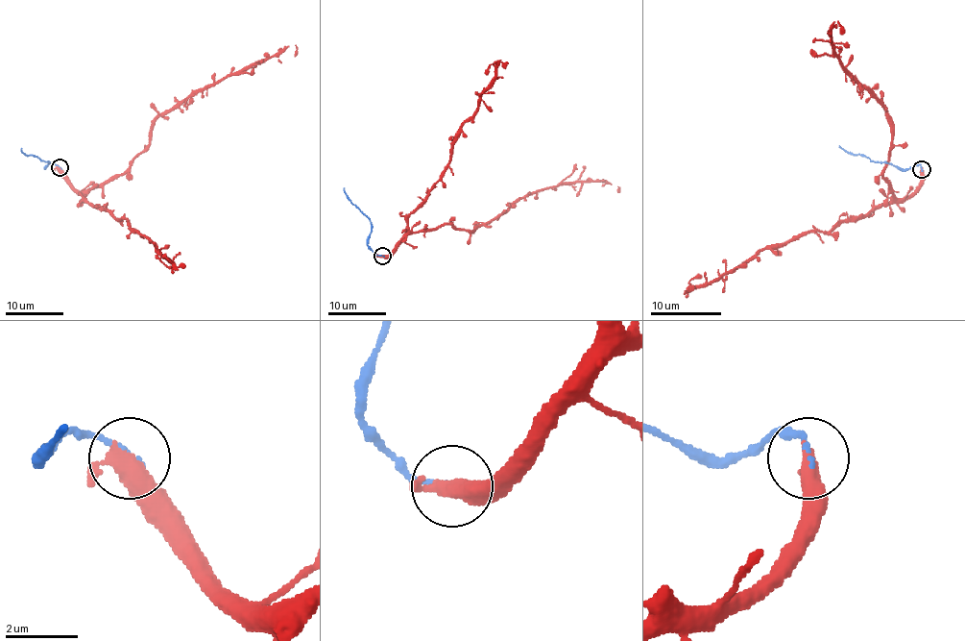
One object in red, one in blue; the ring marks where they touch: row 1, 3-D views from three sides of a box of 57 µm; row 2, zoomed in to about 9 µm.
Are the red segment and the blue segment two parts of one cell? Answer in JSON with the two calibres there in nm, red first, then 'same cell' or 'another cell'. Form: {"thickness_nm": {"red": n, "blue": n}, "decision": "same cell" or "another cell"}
{"thickness_nm": {"red": 420, "blue": 100}, "decision": "another cell"}

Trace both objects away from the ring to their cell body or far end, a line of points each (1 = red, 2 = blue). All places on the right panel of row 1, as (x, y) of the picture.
1: (922, 170), (922, 184), (904, 198), (892, 192), (882, 177), (892, 116), (835, 55), (835, 21), (844, 34)
2: (922, 168), (915, 164), (907, 170), (880, 162), (859, 154), (851, 154), (838, 145)

